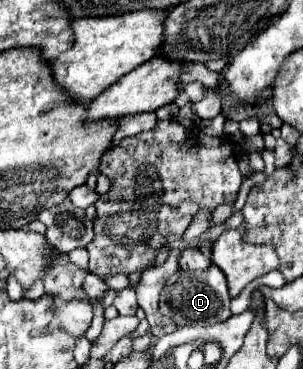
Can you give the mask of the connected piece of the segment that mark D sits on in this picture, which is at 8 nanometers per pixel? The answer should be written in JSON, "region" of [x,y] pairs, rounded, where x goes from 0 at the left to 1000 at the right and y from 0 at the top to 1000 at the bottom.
{"region":[[[706,715],[653,737],[587,732],[554,753],[528,791],[528,846],[535,856],[554,856],[581,883],[700,883],[752,867],[766,851],[739,737]]]}

